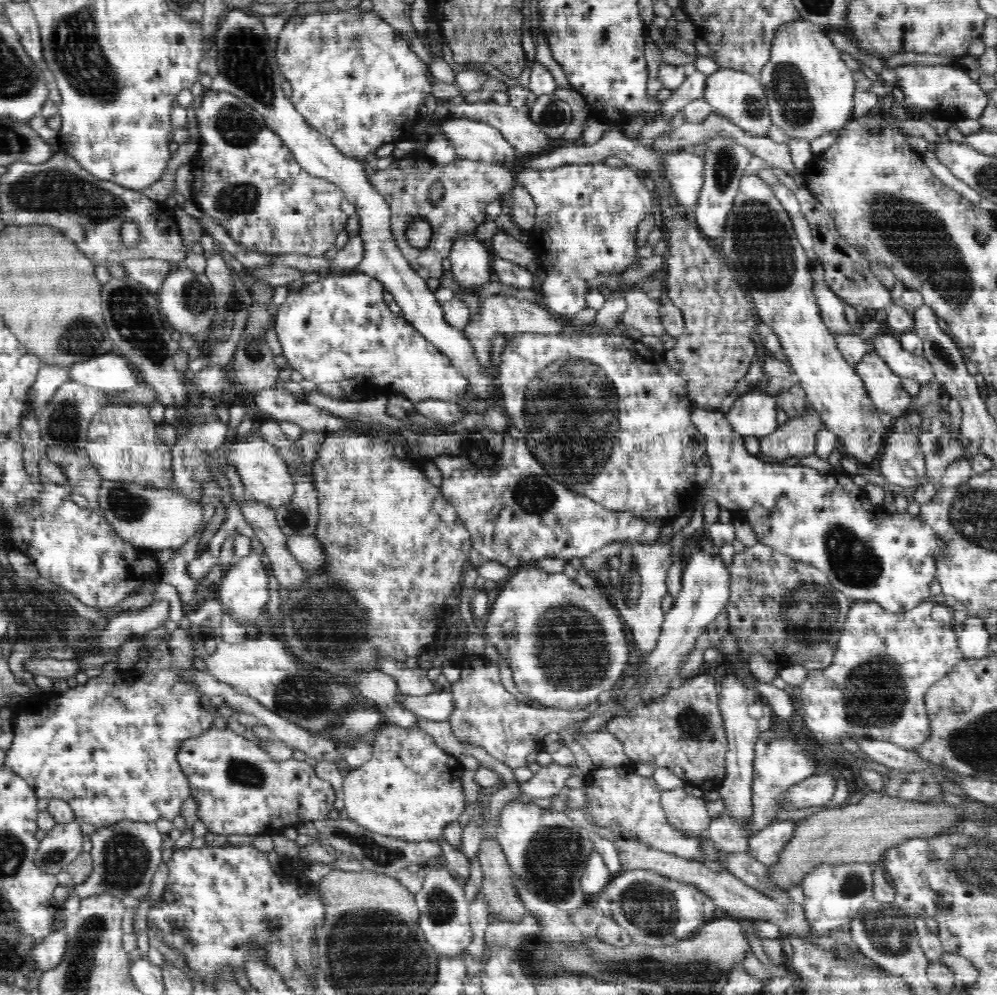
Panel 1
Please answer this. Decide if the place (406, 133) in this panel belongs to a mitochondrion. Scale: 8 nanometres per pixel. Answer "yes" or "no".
no

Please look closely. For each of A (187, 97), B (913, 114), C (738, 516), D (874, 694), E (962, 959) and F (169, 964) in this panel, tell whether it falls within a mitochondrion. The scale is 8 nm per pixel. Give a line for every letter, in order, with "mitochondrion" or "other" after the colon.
A: other
B: other
C: other
D: mitochondrion
E: other
F: other

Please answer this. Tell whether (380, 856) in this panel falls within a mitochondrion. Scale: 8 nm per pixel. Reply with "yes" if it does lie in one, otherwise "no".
yes

